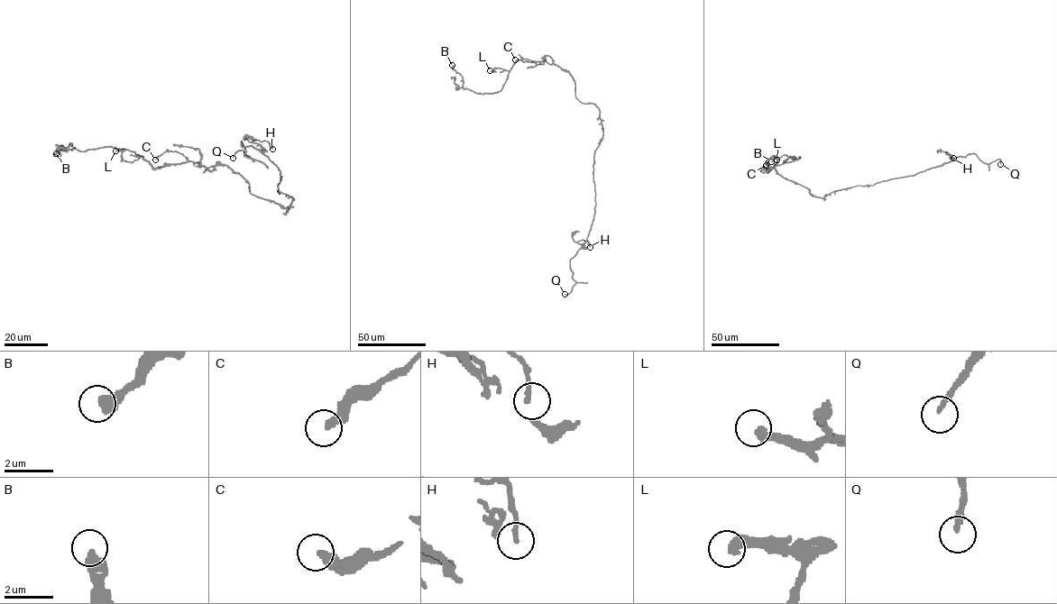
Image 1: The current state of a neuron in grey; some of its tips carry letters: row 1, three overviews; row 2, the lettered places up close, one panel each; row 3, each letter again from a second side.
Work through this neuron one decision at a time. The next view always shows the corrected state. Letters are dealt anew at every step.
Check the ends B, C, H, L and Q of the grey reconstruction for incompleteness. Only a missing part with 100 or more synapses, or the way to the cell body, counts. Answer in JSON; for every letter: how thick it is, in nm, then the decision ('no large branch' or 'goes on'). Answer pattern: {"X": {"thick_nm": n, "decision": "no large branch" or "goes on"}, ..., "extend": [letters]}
{"B": {"thick_nm": 500, "decision": "no large branch"}, "C": {"thick_nm": 400, "decision": "no large branch"}, "H": {"thick_nm": 180, "decision": "no large branch"}, "L": {"thick_nm": 320, "decision": "no large branch"}, "Q": {"thick_nm": 200, "decision": "goes on"}, "extend": ["Q"]}

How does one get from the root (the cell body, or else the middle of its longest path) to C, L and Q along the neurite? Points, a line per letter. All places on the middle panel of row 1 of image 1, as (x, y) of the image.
C: (595, 105), (582, 103), (576, 97), (572, 77), (556, 65), (548, 56), (540, 61), (515, 59)
L: (595, 105), (576, 97), (571, 75), (547, 55), (540, 61), (518, 59), (510, 71), (490, 70)
Q: (595, 105), (603, 135), (593, 162), (594, 213), (584, 243), (570, 259), (575, 283), (565, 294)

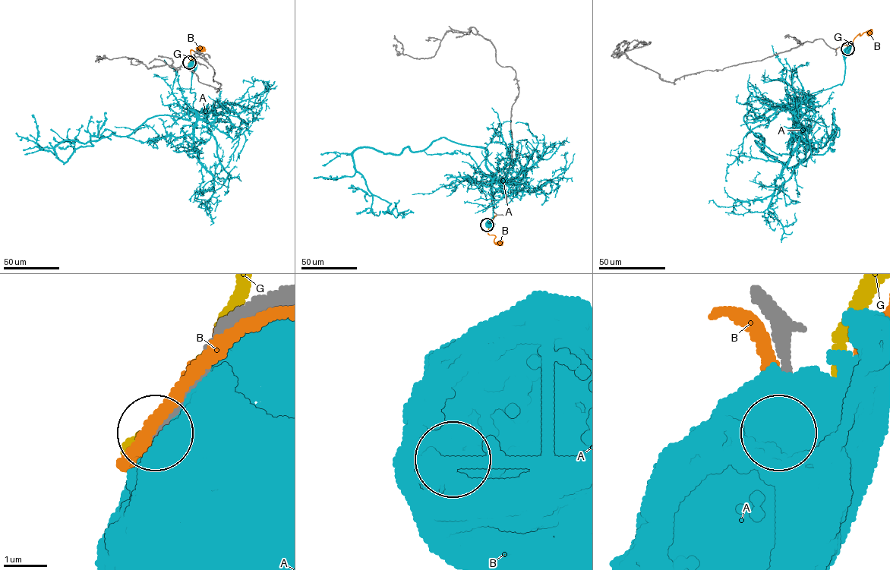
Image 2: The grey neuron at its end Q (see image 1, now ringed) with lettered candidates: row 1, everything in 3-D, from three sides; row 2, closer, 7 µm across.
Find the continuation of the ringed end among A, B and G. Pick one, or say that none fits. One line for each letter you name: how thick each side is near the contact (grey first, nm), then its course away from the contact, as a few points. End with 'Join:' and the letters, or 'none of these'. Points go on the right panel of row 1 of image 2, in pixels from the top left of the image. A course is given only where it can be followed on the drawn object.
Join: none of these

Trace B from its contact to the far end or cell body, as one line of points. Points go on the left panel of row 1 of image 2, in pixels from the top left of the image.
B: (190, 61), (190, 51), (197, 51), (196, 48), (202, 48)

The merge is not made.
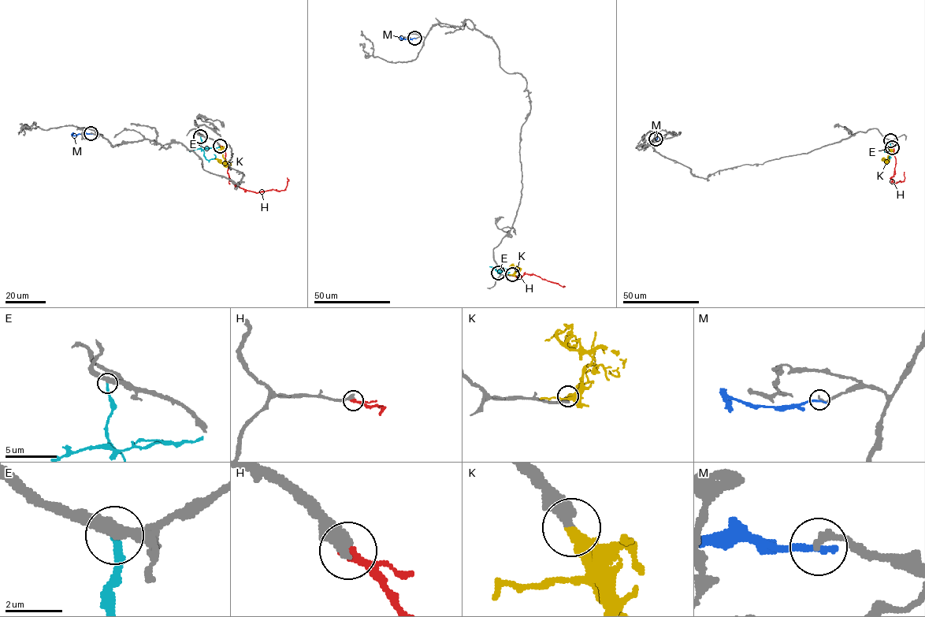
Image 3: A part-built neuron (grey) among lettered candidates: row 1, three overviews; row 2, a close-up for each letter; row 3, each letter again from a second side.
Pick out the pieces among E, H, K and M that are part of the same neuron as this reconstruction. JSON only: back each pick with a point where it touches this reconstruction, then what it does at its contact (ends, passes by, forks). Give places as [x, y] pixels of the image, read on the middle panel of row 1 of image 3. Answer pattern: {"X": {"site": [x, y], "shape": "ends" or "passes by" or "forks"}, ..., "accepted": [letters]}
{"K": {"site": [512, 274], "shape": "ends"}, "accepted": ["K"]}

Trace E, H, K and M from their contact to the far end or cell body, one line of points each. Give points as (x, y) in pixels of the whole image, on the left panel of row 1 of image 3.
E: (200, 136), (200, 147), (205, 157), (212, 159), (215, 157), (213, 154)
H: (220, 145), (225, 153), (228, 179), (241, 187), (257, 193), (273, 189), (284, 190), (287, 177)
K: (220, 146), (224, 161), (215, 159)
M: (91, 134), (72, 135), (73, 132)

